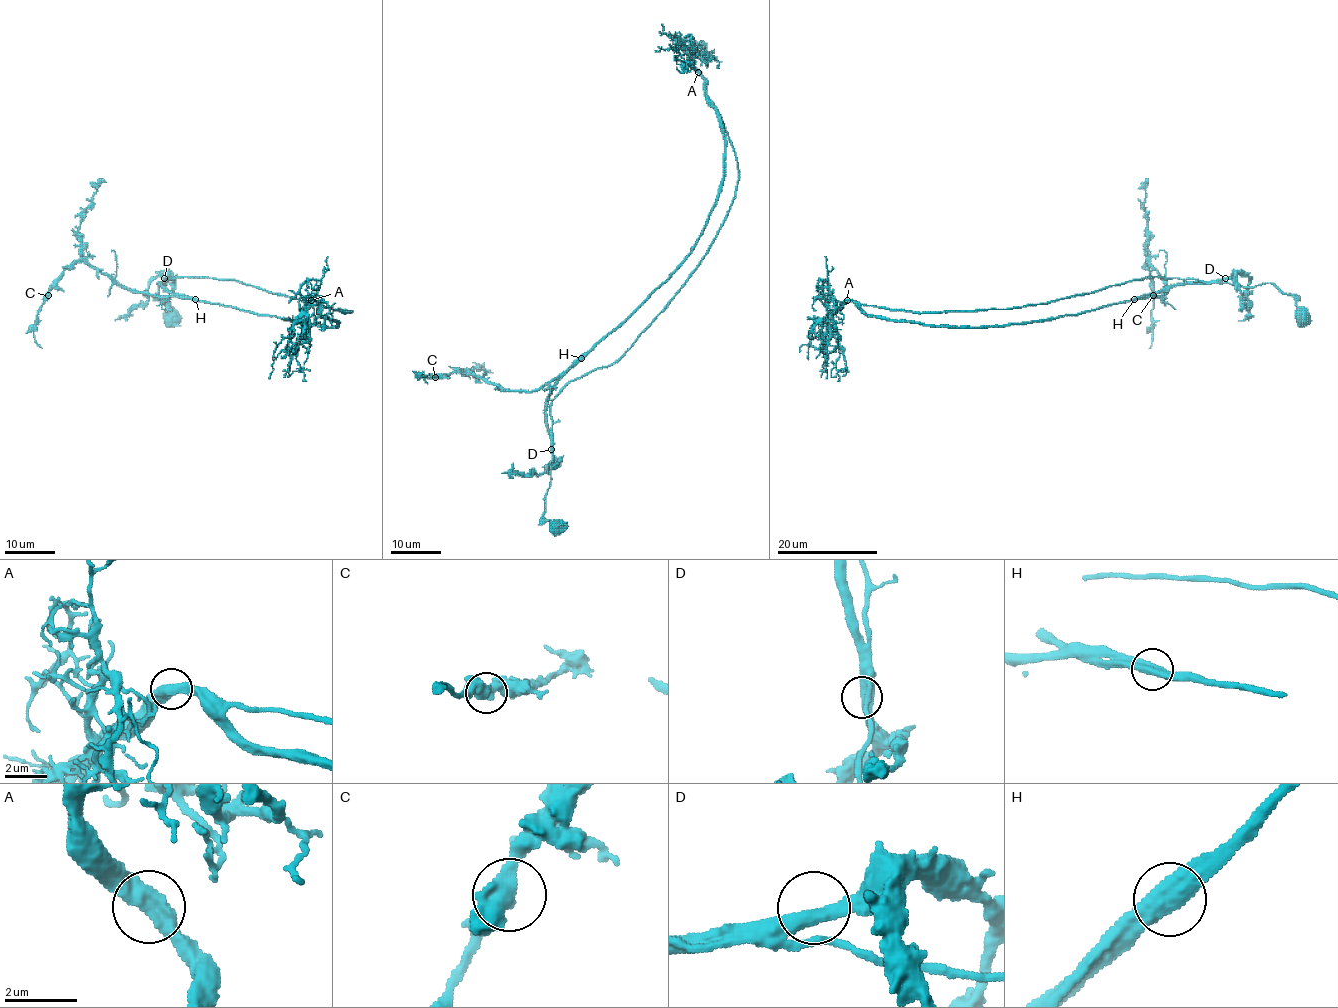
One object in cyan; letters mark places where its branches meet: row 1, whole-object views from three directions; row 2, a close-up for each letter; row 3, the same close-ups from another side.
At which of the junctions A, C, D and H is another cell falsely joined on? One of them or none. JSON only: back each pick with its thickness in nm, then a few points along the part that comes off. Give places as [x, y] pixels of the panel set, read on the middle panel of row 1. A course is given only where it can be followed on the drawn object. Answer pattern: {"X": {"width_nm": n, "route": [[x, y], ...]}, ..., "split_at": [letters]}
{"H": {"width_nm": 550, "route": [[581, 358], [530, 391], [501, 391], [470, 374], [454, 371], [450, 375], [420, 377], [429, 374]]}, "split_at": ["H"]}

